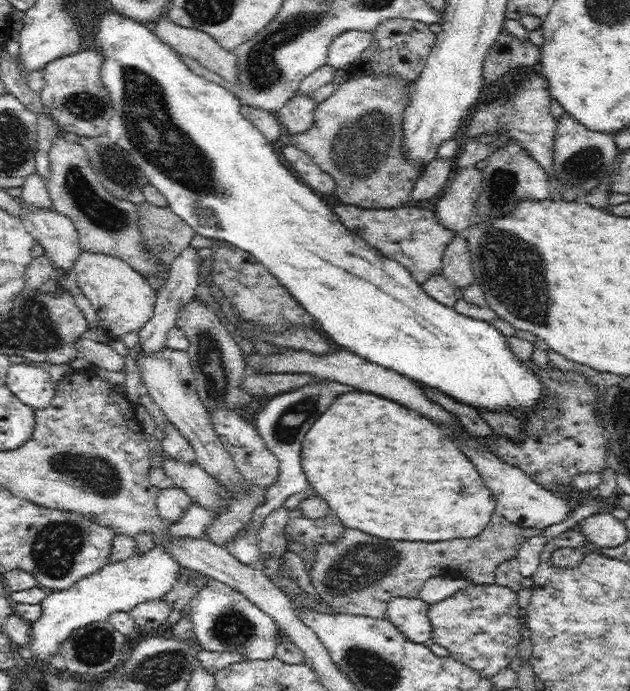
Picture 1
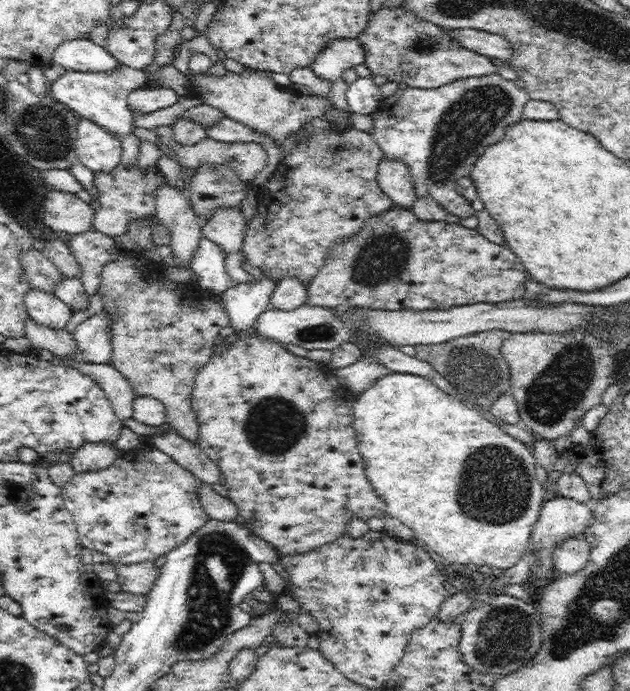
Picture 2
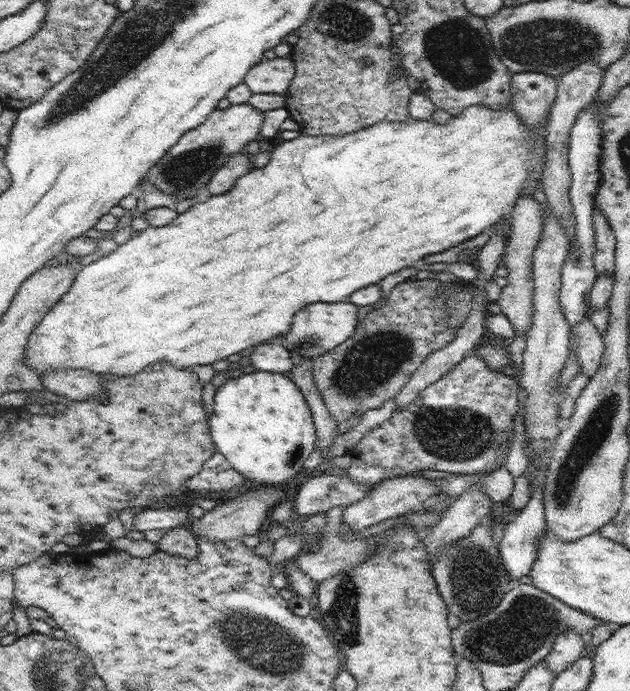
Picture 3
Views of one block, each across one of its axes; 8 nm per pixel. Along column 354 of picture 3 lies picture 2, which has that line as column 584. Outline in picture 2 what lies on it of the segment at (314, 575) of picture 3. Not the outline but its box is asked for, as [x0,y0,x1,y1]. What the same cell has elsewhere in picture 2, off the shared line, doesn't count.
[553,537,591,575]

